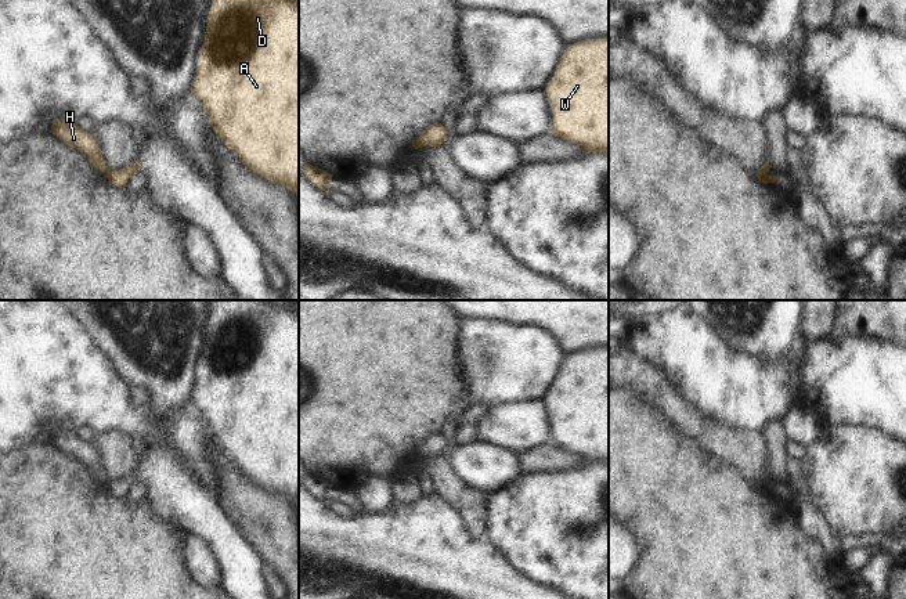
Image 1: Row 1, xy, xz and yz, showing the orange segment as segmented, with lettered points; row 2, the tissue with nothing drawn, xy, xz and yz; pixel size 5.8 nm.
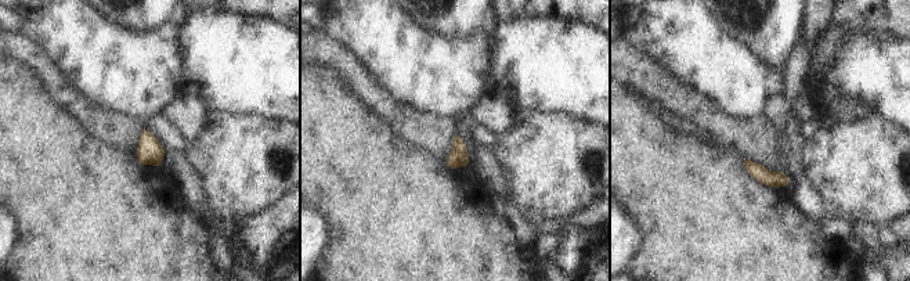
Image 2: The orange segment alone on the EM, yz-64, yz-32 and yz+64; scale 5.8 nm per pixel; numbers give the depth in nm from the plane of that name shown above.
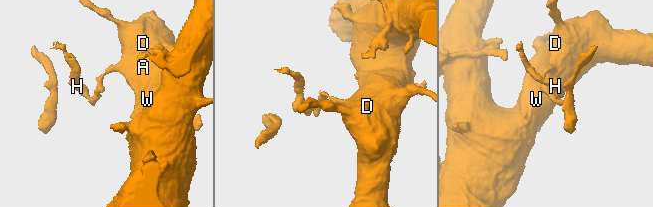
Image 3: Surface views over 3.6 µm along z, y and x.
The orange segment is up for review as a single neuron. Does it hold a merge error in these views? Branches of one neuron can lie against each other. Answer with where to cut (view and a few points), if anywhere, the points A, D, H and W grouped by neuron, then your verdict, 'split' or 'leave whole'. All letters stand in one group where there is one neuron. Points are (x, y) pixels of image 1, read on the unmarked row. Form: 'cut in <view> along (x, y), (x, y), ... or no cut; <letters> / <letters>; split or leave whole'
cut in xy along (109, 480), (105, 483); A D W / H; split

